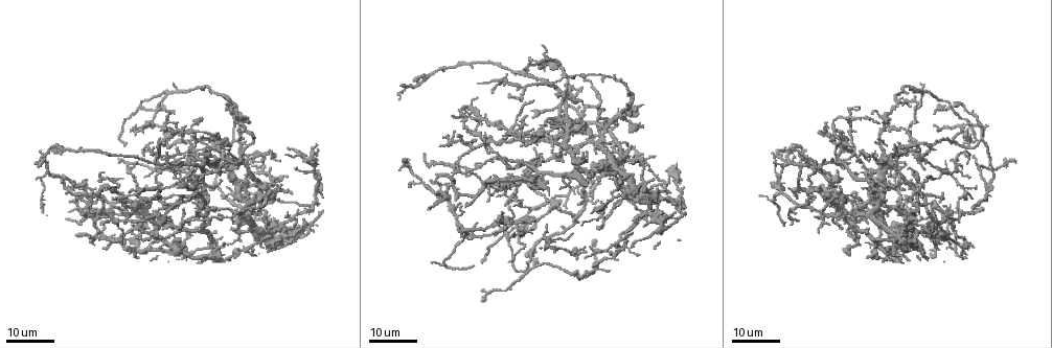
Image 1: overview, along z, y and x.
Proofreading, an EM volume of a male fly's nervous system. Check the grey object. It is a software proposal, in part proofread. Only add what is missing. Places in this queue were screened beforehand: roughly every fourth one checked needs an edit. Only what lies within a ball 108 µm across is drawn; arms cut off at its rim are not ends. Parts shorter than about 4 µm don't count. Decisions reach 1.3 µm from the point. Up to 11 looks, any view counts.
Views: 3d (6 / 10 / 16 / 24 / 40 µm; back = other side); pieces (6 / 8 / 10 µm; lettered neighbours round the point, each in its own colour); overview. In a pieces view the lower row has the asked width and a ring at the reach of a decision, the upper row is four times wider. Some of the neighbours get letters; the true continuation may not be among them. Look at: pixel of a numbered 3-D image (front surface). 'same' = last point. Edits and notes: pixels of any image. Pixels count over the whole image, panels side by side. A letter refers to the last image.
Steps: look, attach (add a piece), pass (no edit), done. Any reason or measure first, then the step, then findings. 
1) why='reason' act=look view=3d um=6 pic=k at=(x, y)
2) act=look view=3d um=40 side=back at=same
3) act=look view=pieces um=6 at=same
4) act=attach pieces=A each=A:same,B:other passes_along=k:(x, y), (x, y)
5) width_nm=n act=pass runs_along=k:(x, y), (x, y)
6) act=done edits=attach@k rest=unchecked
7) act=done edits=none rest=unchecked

why='free end' act=look view=3d um=16 pic=1 at=(508, 92)

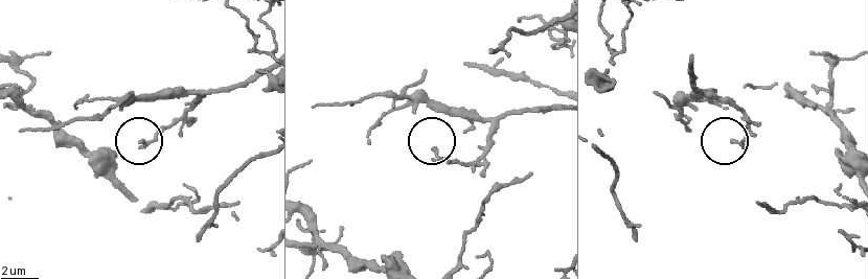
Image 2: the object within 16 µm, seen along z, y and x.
why='see the neighbours' act=look view=pieces um=6 pic=2 at=(144, 143)

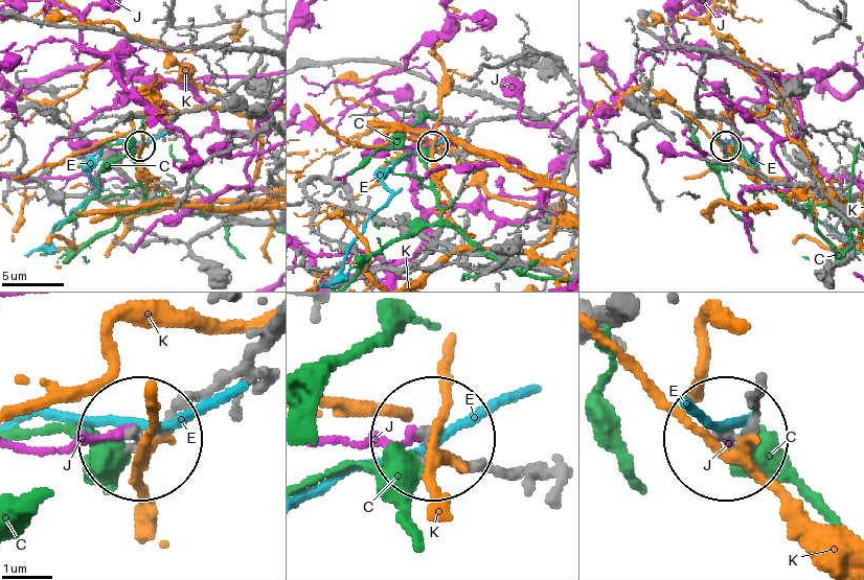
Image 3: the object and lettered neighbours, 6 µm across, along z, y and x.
width_nm=200 act=pass each=C:other,E:other,J:other,K:other runs_along=3:(560, 134), (529, 118), (485, 118), (457, 152), (433, 147) found='no lettered piece goes on from it'

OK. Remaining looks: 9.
why='thin end' act=look view=3d um=16 pic=1 at=(165, 128)

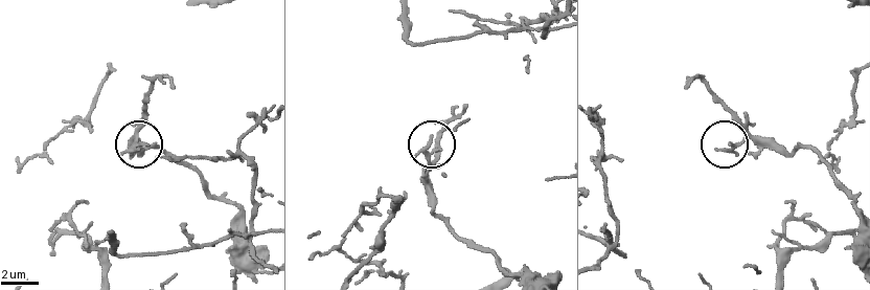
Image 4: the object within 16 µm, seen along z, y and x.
act=look view=pieces um=6 pic=4 at=(136, 150)

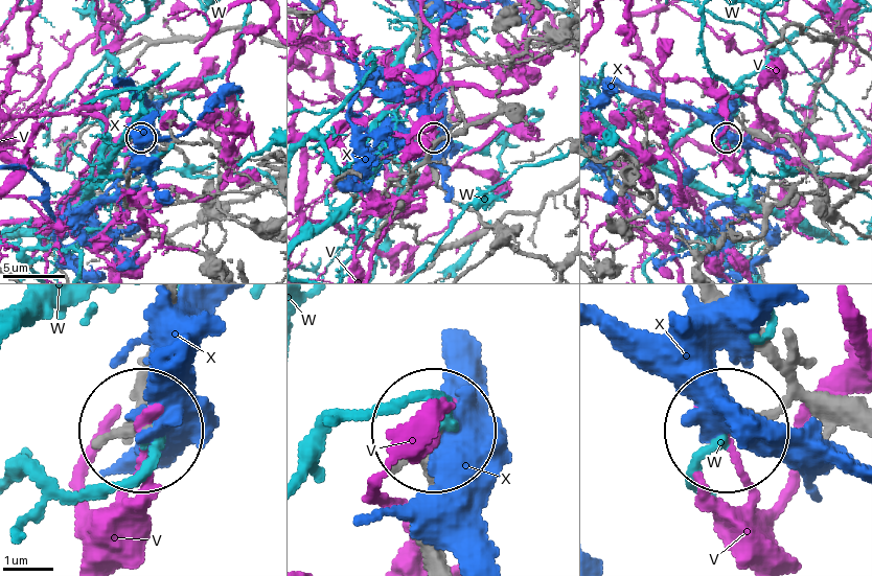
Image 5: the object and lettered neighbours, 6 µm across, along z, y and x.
act=pass each=V:other,W:other,X:other found='no lettered piece goes on from it'

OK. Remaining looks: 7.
why='branch stops here' act=look view=3d um=24 pic=1 at=(178, 184)

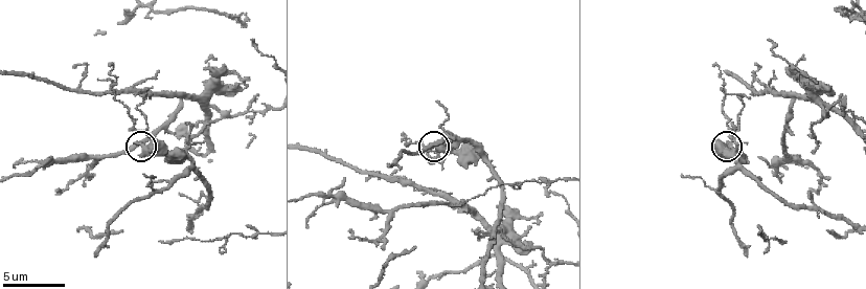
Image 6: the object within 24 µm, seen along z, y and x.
why='what lies round it' act=look view=pieces um=10 pic=6 at=(135, 142)

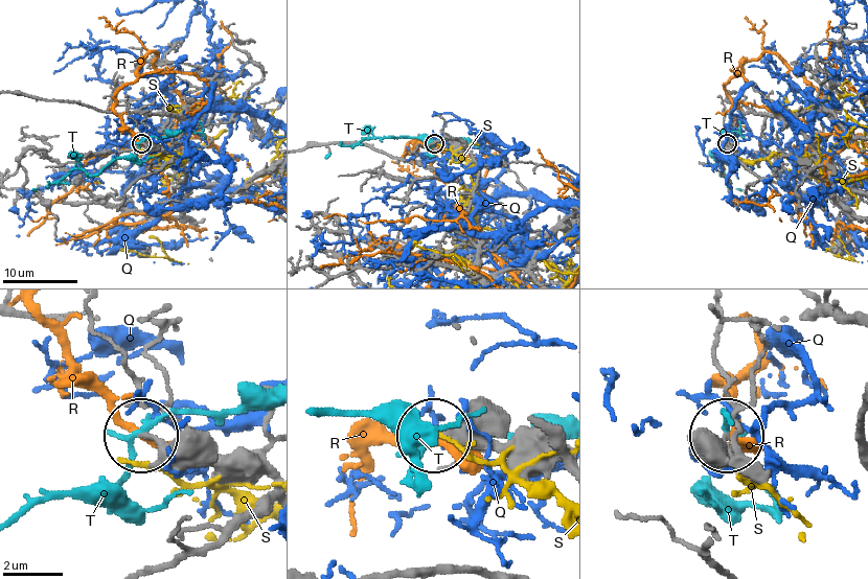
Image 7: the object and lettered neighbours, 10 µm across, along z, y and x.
act=pass each=Q:other,R:other,S:other,T:other found='no lettered piece goes on from it'

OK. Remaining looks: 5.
why='long arm stops here' act=look view=3d um=24 pic=1 at=(143, 153)

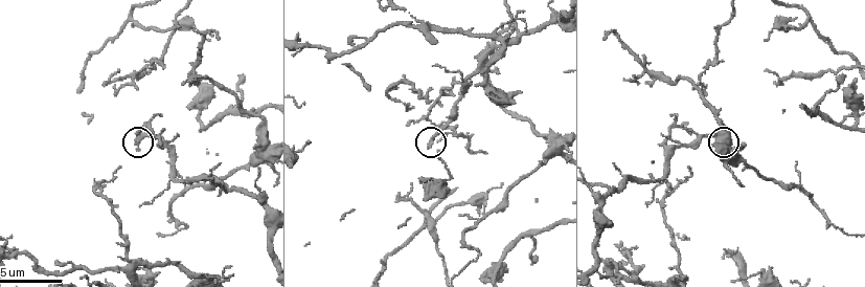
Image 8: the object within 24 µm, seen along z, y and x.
why='what lies round it' act=look view=pieces um=10 pic=8 at=(134, 144)

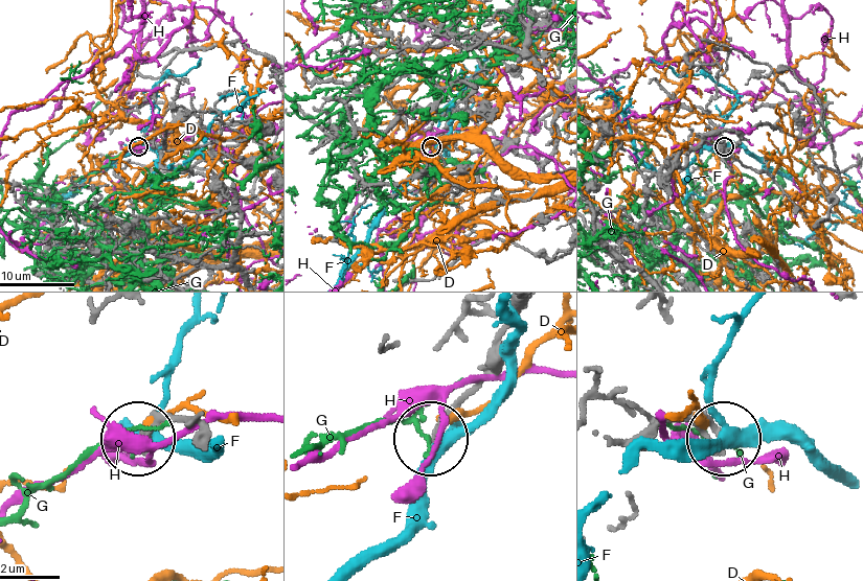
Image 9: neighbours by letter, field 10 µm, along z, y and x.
width_nm=200 act=pass each=D:other,F:other,G:other,H:other runs_along=9:(520, 309), (491, 369), (433, 434) found='no lettered piece goes on from it'

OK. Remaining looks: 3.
why='tapers out' act=look view=3d um=10 pic=8 at=(454, 96)

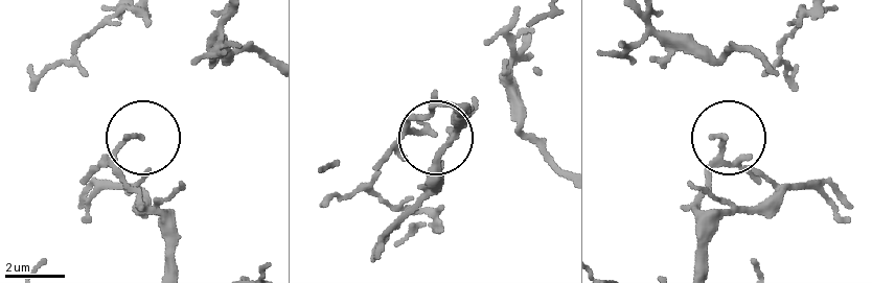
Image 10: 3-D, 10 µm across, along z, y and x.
act=look view=pieces um=10 pic=10 at=(723, 138)

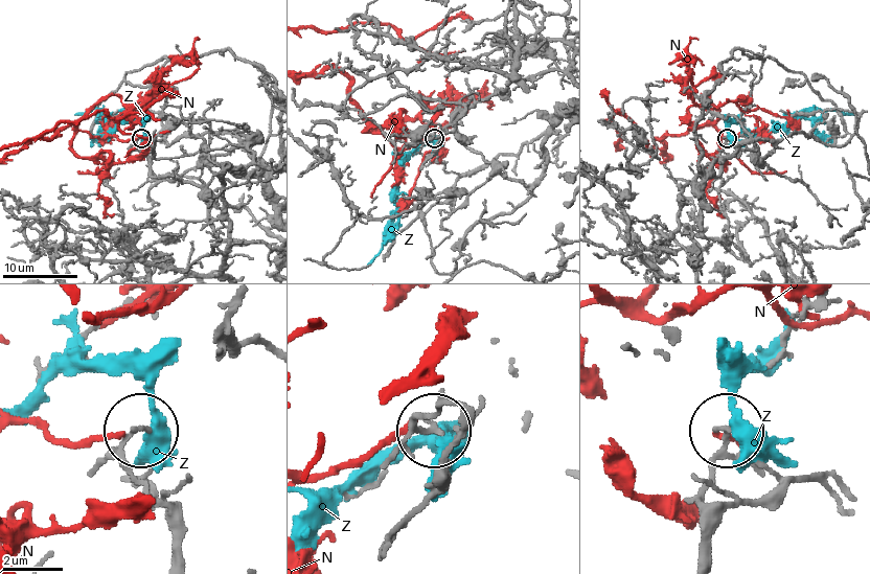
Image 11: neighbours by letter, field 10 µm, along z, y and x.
act=pass each=N:other,Z:other runs_along=11:(701, 557), (701, 489), (720, 460), (724, 432) found='none of them fits'

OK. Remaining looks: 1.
act=done edits=none rest=unchecked

